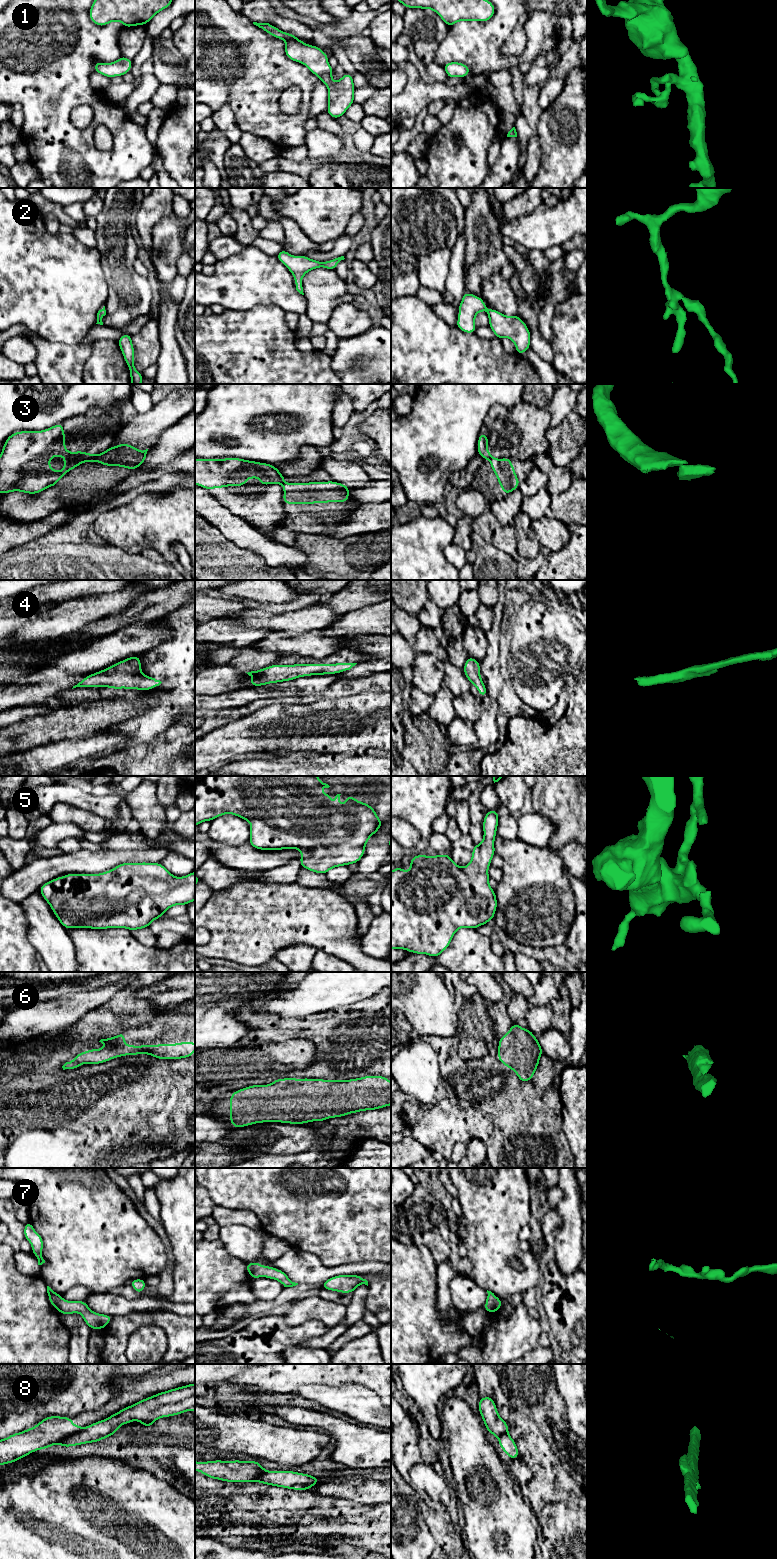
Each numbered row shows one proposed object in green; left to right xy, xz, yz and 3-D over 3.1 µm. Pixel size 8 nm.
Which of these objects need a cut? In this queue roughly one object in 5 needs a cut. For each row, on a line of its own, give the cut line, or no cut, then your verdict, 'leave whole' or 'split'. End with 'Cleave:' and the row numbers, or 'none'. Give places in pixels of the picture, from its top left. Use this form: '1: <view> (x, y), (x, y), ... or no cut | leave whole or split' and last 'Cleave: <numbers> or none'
1: no cut | leave whole
2: no cut | leave whole
3: xy (93, 455), (86, 460) | split
4: no cut | leave whole
5: no cut | leave whole
6: no cut | leave whole
7: no cut | leave whole
8: xy (82, 1428), (55, 1443) | split
Cleave: 3, 8

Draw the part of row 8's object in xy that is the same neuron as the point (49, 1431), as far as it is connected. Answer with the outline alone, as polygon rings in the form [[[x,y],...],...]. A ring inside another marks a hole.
[[[48,1416],[36,1426],[0,1440],[0,1466],[49,1448],[81,1429],[82,1426],[74,1425],[70,1417]]]

